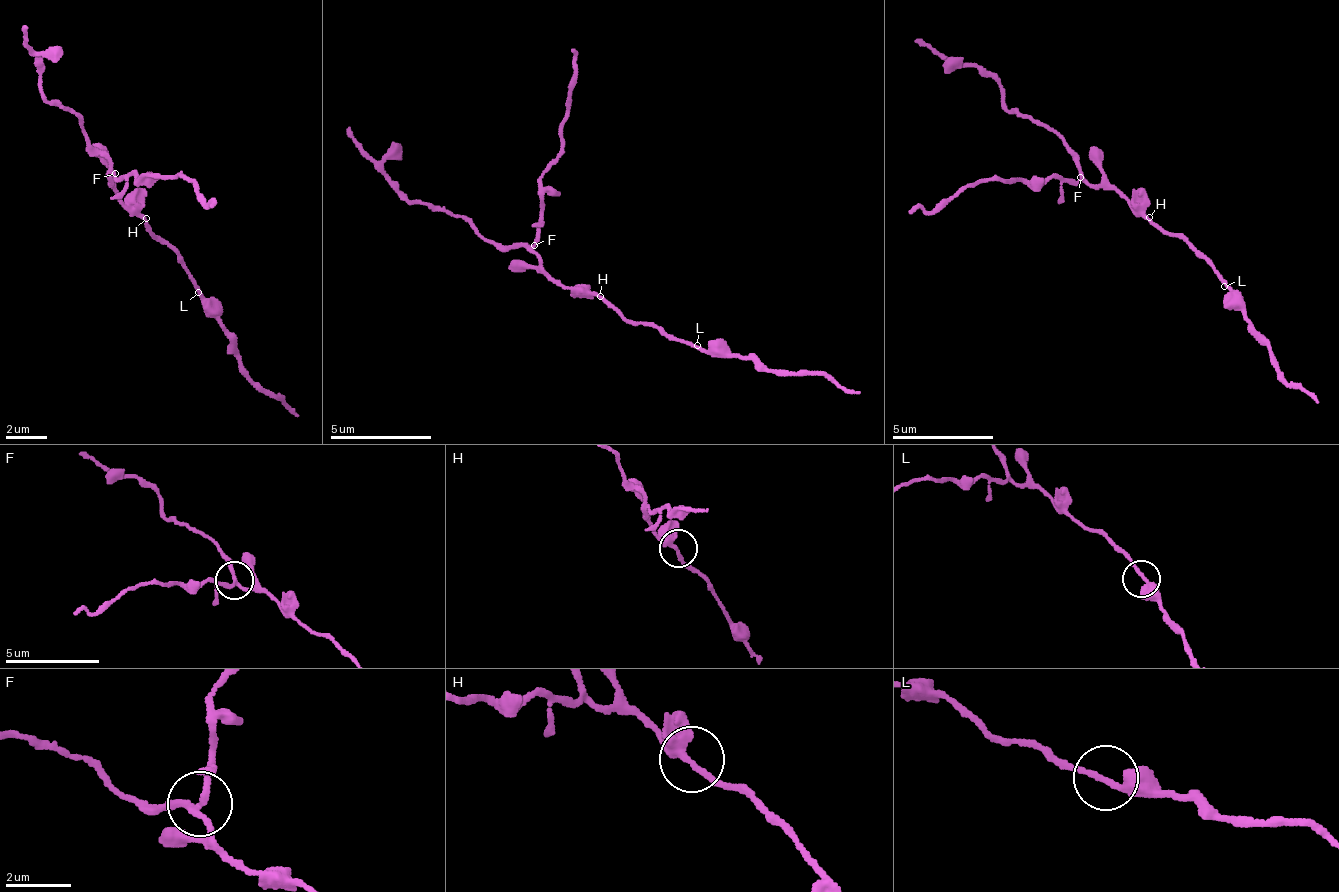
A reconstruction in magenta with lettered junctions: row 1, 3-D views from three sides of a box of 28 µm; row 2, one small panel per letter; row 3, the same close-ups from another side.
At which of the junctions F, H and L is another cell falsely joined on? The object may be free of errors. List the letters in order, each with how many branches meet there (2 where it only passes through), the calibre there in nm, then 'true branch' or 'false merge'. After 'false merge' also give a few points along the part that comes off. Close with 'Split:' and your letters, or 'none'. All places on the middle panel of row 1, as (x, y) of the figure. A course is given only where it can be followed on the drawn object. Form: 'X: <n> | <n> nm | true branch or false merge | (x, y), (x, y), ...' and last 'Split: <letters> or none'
F: 3 | 180 nm | false merge | (533, 246), (542, 206), (541, 185), (563, 145), (563, 120), (574, 73), (570, 47)
H: 2 | 280 nm | true branch
L: 2 | 240 nm | true branch
Split: F

